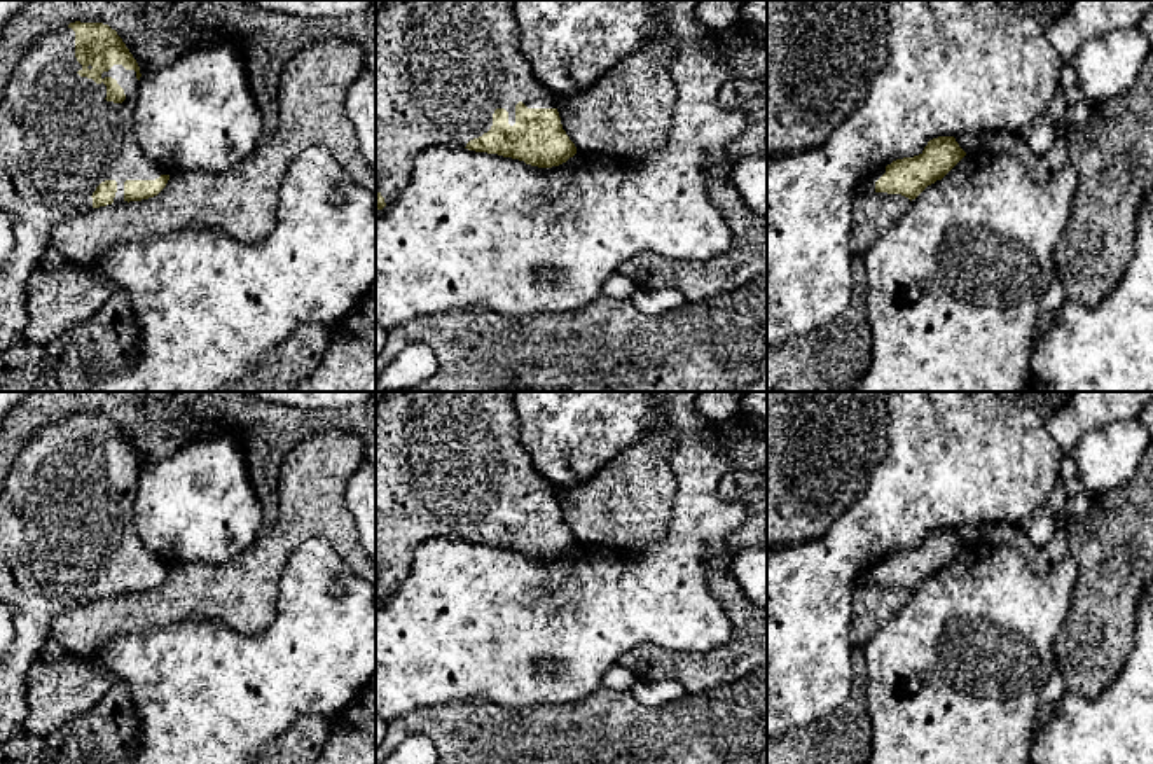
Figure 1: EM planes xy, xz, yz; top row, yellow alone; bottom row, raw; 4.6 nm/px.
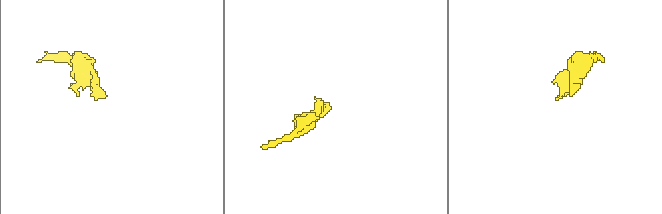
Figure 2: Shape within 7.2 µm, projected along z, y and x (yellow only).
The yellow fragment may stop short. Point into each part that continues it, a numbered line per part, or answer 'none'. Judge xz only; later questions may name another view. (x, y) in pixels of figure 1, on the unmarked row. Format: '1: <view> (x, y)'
1: xz (442, 458)

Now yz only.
1: yz (869, 576)

